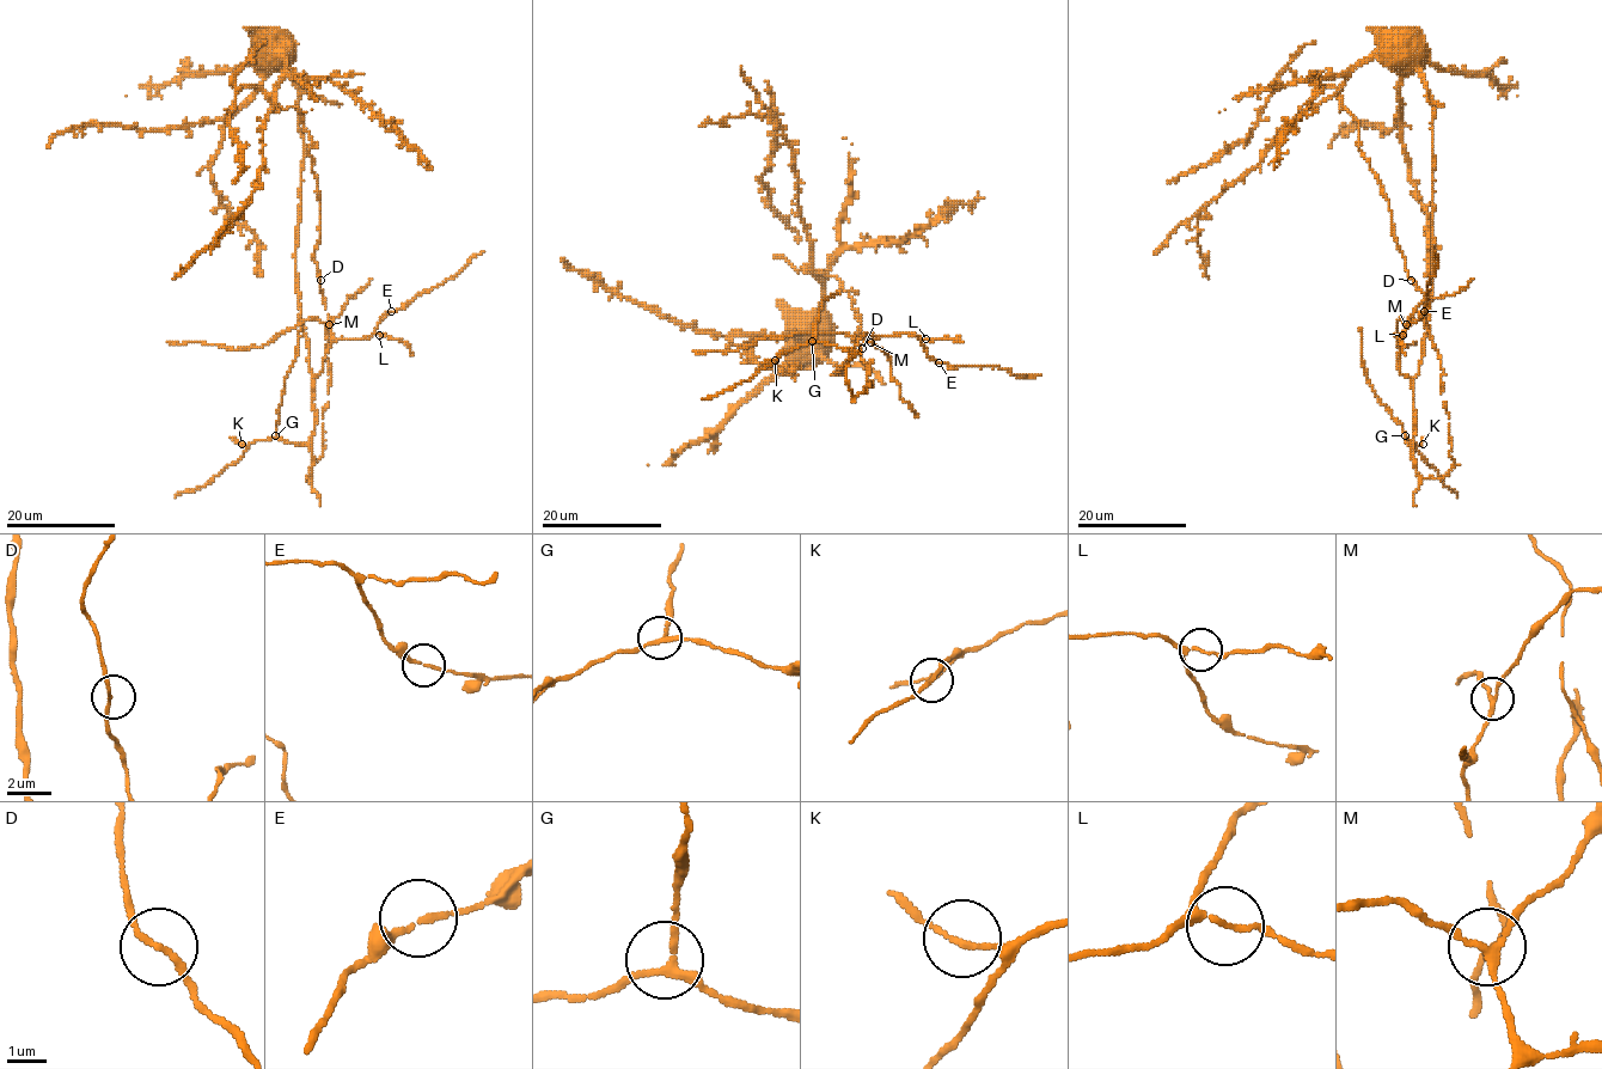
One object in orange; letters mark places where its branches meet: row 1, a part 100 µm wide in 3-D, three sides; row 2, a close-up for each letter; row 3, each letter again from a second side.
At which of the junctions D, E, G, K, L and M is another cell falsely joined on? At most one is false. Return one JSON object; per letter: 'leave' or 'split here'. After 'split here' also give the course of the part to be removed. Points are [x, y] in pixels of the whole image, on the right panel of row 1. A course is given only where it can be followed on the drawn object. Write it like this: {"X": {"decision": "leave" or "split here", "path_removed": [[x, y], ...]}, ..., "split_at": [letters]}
{"D": {"decision": "leave"}, "E": {"decision": "leave"}, "G": {"decision": "leave"}, "K": {"decision": "leave"}, "L": {"decision": "leave"}, "M": {"decision": "leave"}, "split_at": []}

